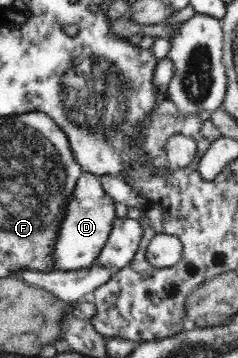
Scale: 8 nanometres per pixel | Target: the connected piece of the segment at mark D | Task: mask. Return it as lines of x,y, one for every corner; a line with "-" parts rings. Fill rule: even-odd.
83,170
76,181
70,202
66,206
66,214
56,232
56,241
53,242
50,254
52,259
50,269
52,271
90,269
100,256
100,249
108,240
116,218
114,202
102,188
102,177

